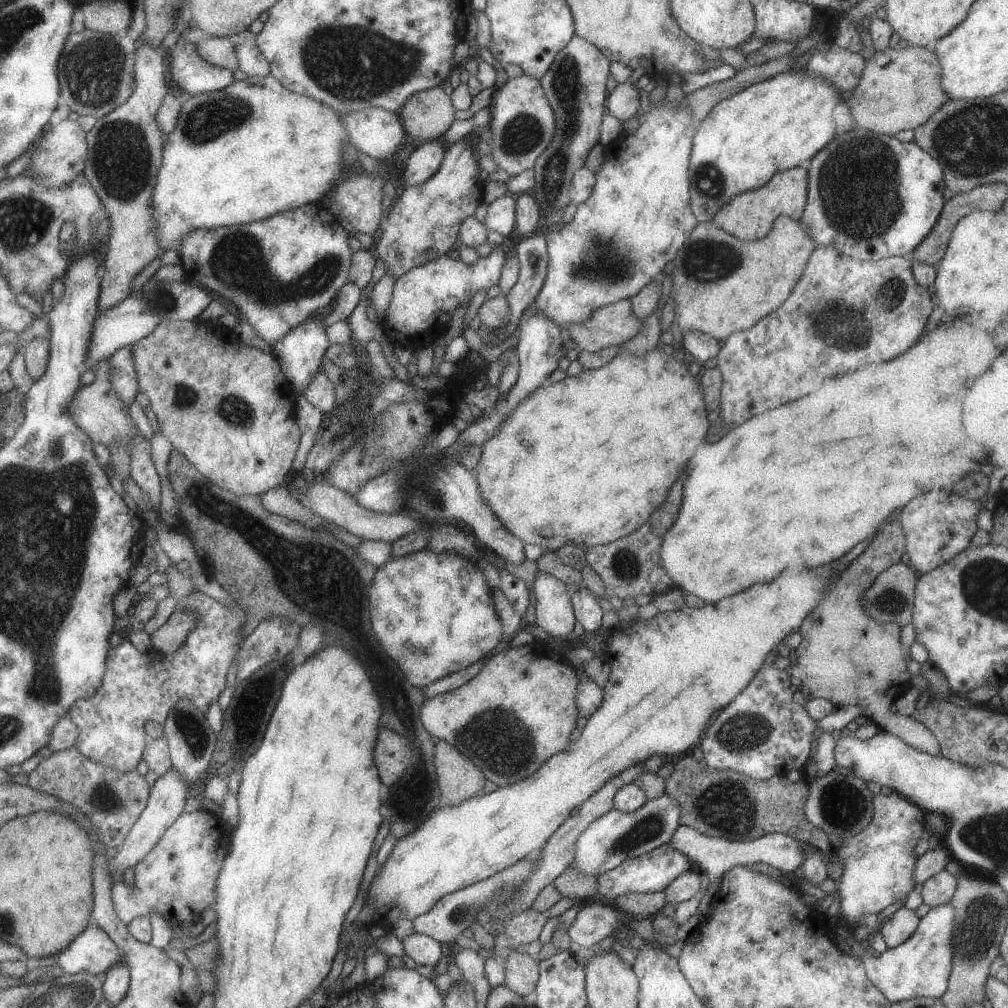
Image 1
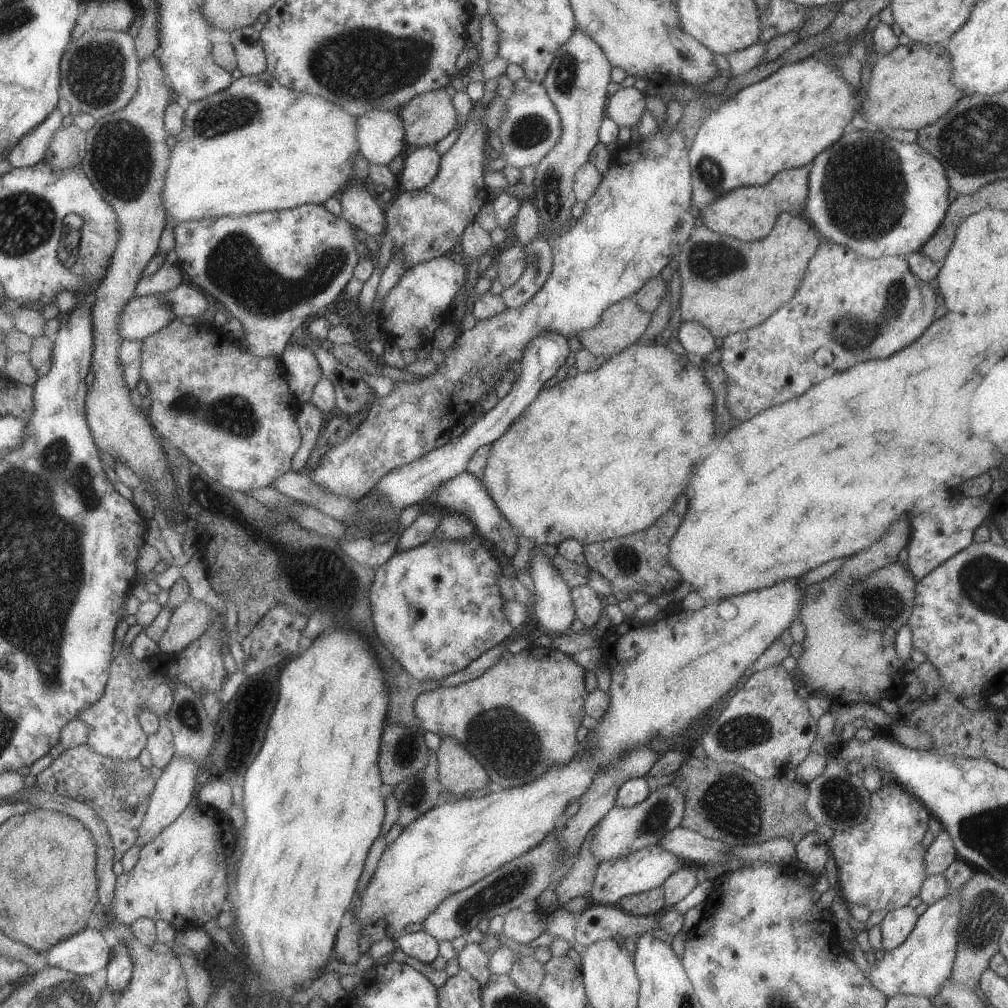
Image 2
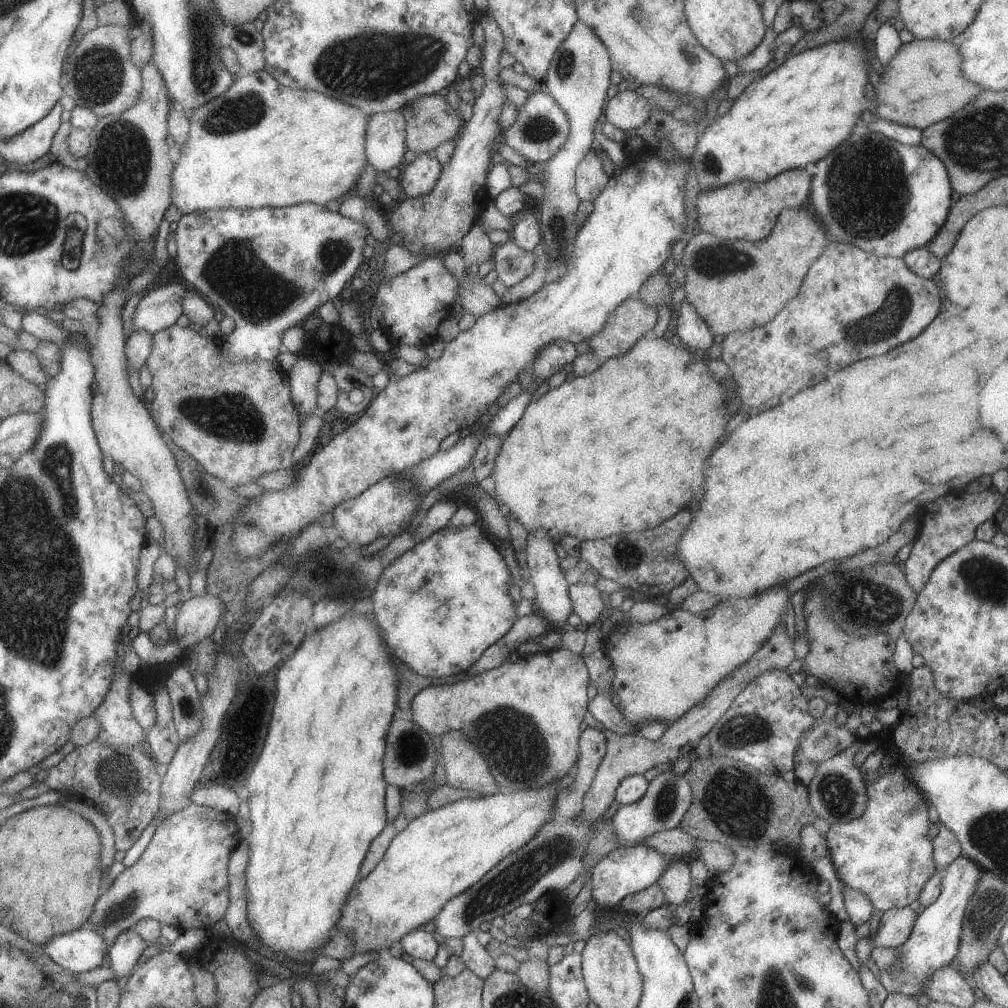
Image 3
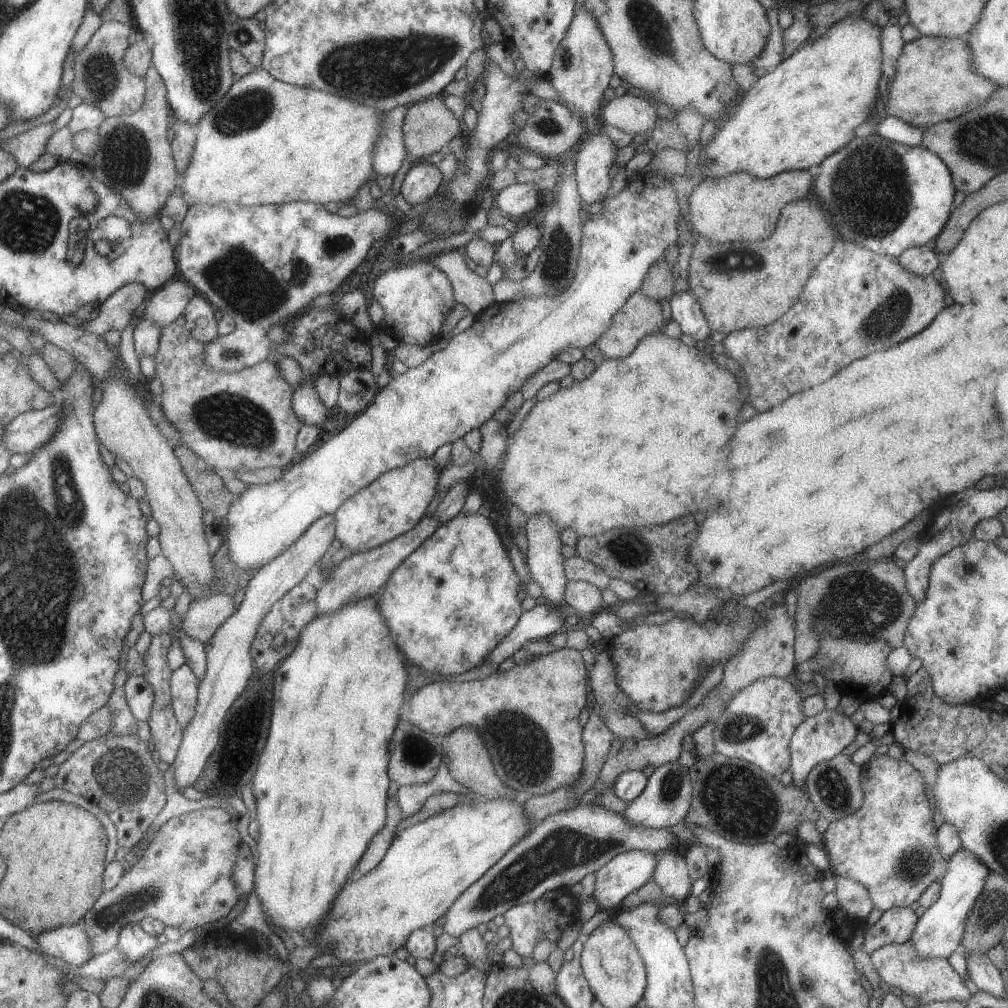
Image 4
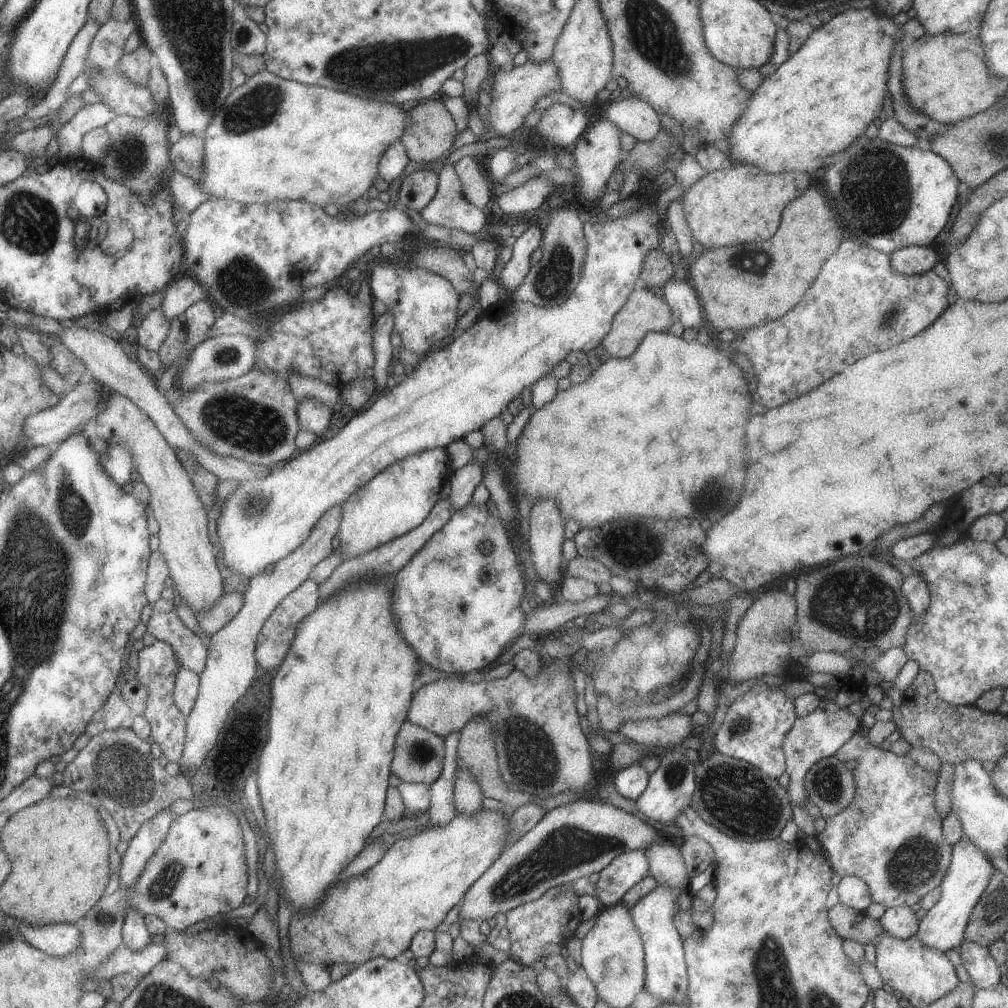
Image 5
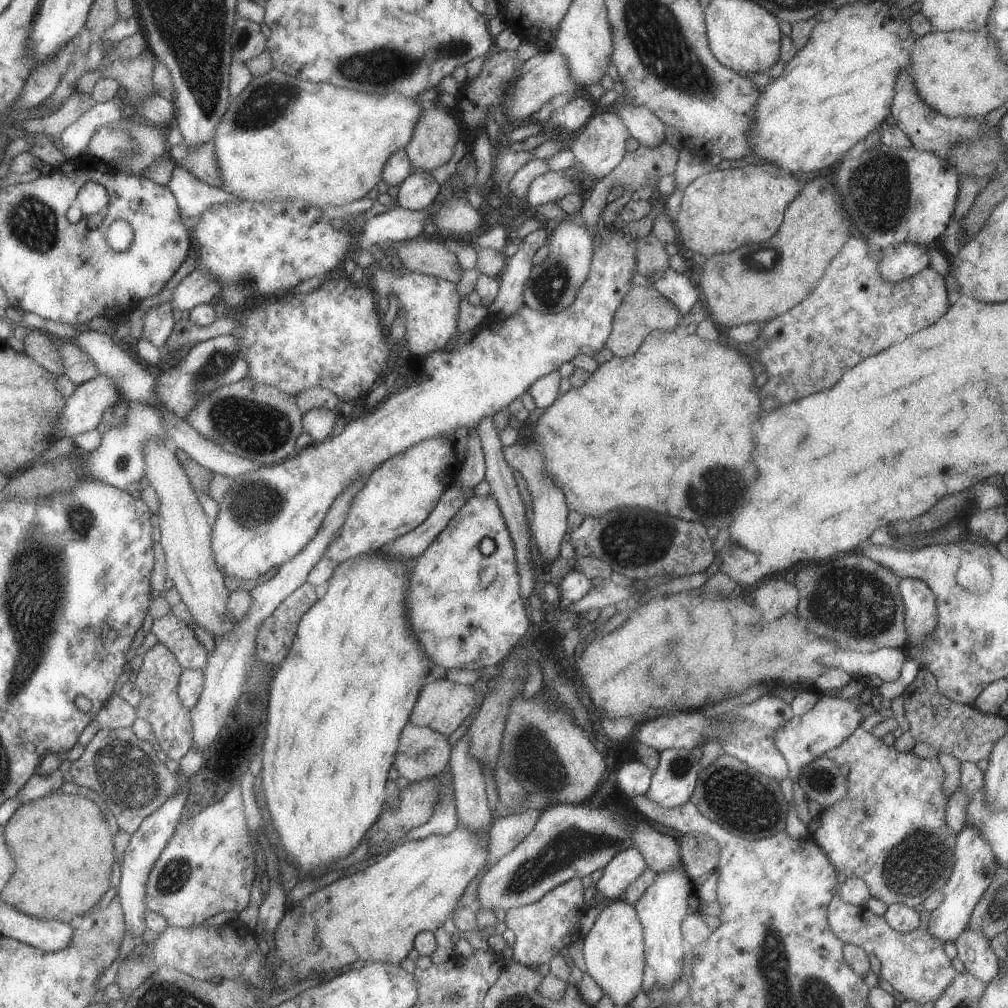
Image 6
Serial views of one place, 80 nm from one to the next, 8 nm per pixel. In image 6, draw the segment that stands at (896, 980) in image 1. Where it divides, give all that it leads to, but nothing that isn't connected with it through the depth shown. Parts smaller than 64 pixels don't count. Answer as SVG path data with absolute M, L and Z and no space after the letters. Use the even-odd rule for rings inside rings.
M965 824L963 830L955 838L953 868L943 886L943 902L930 913L927 932L933 938L937 938L941 944L955 942L955 938L959 938L959 934L967 928L971 912L981 894L985 893L987 886L991 883L991 878L995 875L997 868L998 864L987 842L981 838L979 830L975 830L975 826Z

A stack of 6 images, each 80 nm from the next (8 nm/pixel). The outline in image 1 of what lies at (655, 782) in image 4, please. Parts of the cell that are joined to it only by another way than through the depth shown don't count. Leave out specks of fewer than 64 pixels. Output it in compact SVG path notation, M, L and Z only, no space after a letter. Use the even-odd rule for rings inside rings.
M667 793L645 801L633 812L621 812L615 808L596 818L578 836L572 852L572 862L583 874L596 876L615 868L627 857L635 858L649 852L657 846L667 844L678 827L679 805Z

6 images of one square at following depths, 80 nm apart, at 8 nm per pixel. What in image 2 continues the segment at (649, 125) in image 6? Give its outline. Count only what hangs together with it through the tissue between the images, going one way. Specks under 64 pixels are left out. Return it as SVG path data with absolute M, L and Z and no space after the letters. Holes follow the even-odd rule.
M619 87L618 90L606 99L605 114L615 124L628 126L634 129L645 109L646 96L634 87Z

